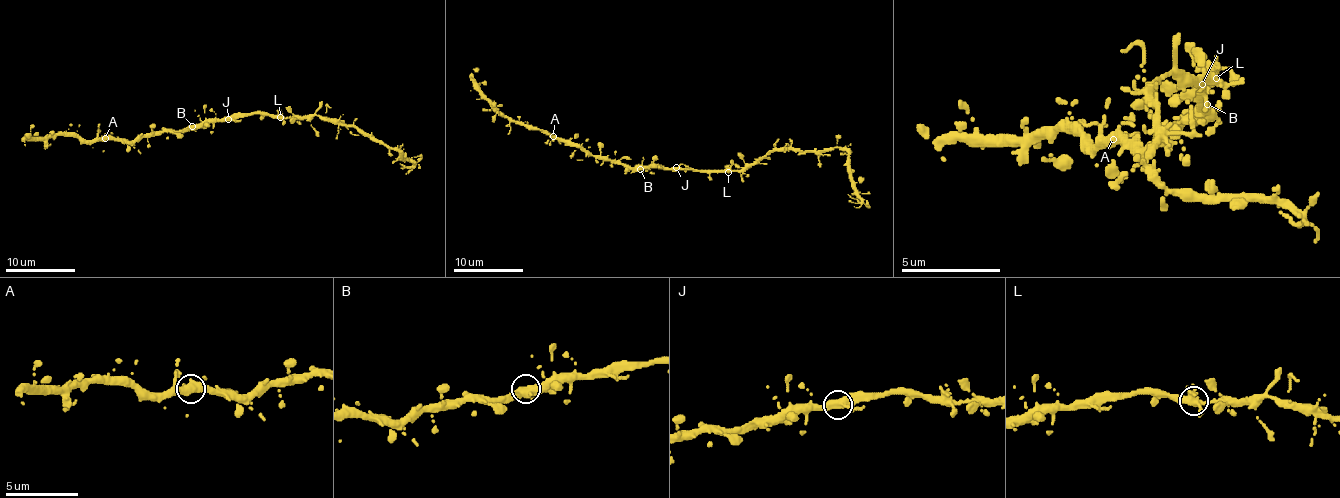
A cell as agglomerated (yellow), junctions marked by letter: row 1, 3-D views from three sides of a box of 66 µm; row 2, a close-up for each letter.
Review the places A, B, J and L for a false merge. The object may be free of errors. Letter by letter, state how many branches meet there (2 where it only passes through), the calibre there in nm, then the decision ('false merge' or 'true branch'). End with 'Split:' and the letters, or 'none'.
A: 4 | 360 nm | true branch
B: 4 | 440 nm | true branch
J: 4 | 360 nm | true branch
L: 4 | 400 nm | true branch
Split: none

